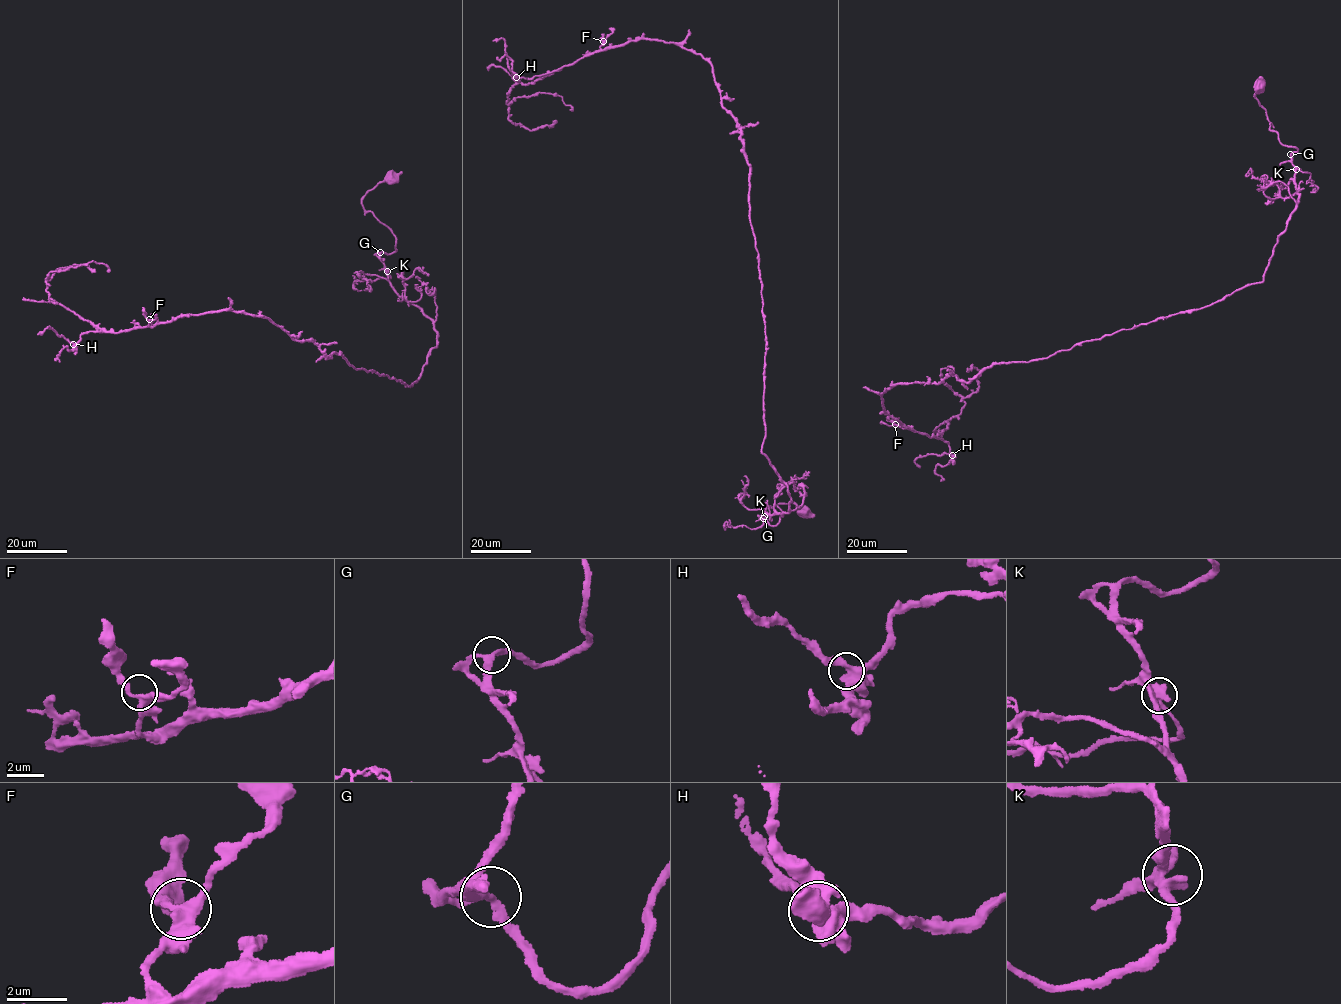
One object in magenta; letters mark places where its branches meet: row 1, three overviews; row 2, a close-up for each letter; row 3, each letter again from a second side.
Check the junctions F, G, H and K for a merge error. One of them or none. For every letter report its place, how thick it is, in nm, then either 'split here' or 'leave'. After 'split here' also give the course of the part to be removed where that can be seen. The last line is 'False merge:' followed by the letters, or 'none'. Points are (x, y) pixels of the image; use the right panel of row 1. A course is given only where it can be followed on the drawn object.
F: (895, 424) | 320 nm | leave
G: (1290, 154) | 240 nm | leave
H: (952, 455) | 360 nm | leave
K: (1296, 169) | 280 nm | leave
False merge: none

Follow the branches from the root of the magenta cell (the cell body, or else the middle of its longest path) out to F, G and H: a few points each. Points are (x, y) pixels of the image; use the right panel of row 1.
F: (1260, 87), (1269, 128), (1297, 149), (1299, 191), (1261, 282), (968, 382), (896, 384), (881, 398), (895, 424)
G: (1260, 87), (1255, 96), (1265, 109), (1269, 128), (1281, 143), (1297, 149), (1290, 154)
H: (1260, 87), (1269, 128), (1297, 149), (1299, 191), (1262, 280), (968, 382), (882, 394), (952, 455)

